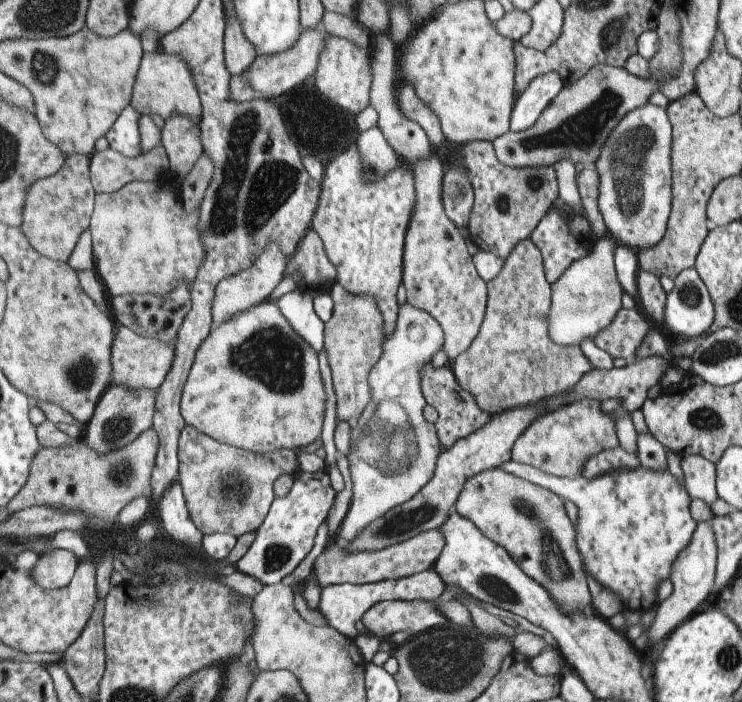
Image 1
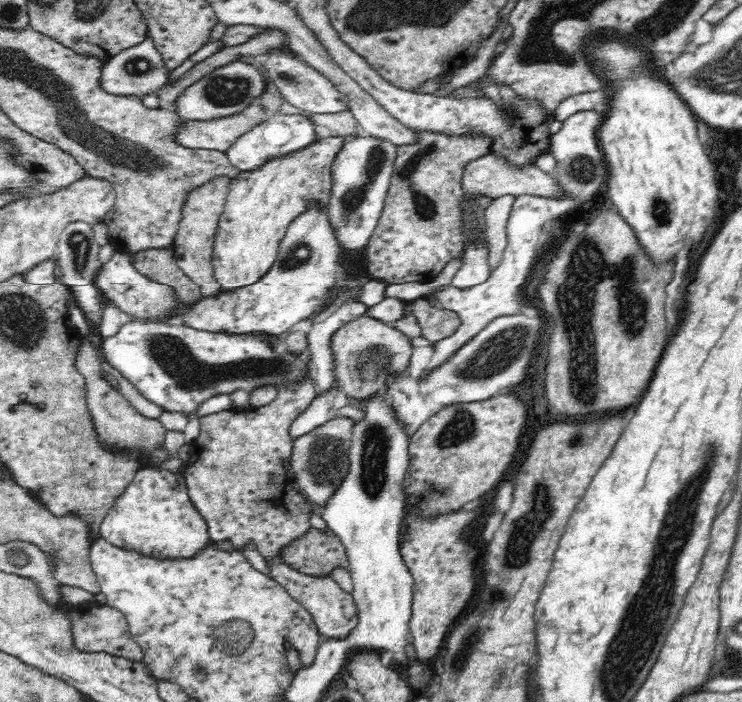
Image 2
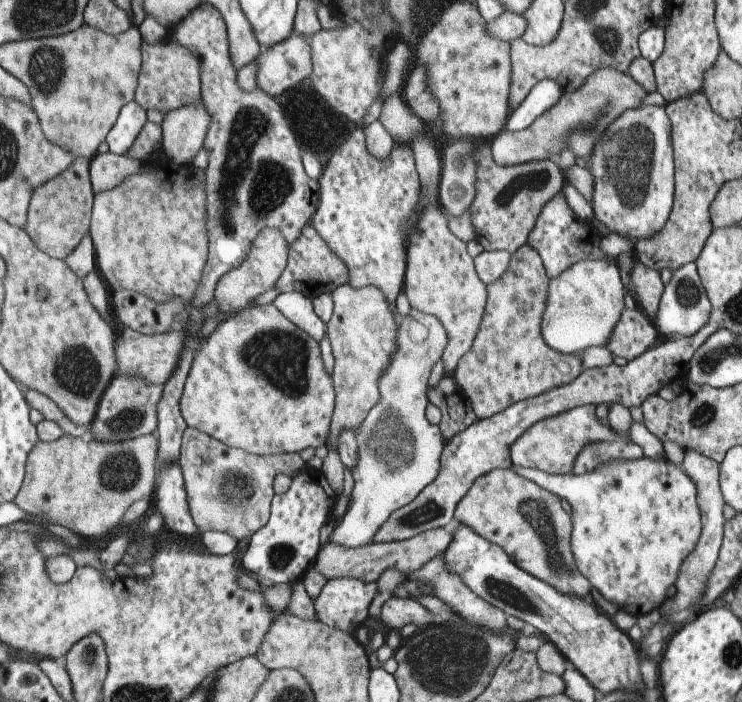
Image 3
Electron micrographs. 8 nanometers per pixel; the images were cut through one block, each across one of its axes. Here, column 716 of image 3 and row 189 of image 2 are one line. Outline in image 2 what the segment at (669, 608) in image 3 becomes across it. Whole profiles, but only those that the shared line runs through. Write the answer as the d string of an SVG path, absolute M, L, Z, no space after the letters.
M482 156L476 160L470 160L464 166L462 172L462 192L468 198L478 198L478 196L486 196L486 198L502 198L502 196L542 196L542 198L552 198L552 200L562 200L568 198L566 192L558 186L558 180L552 174L546 174L542 170L536 168L536 164L526 166L526 168L512 168L506 164L504 156Z

